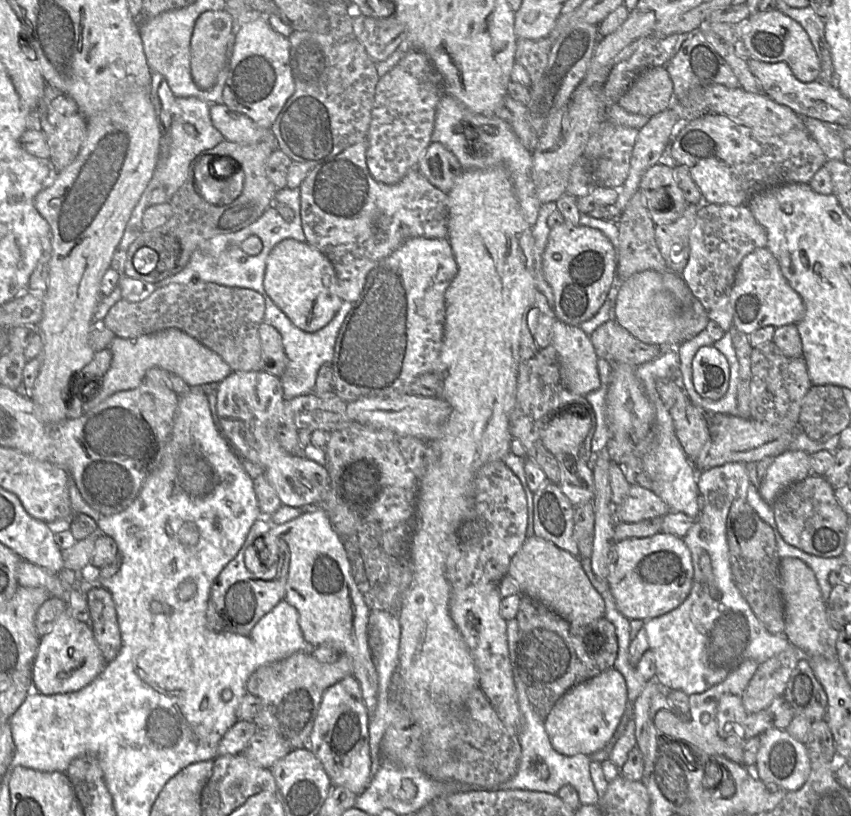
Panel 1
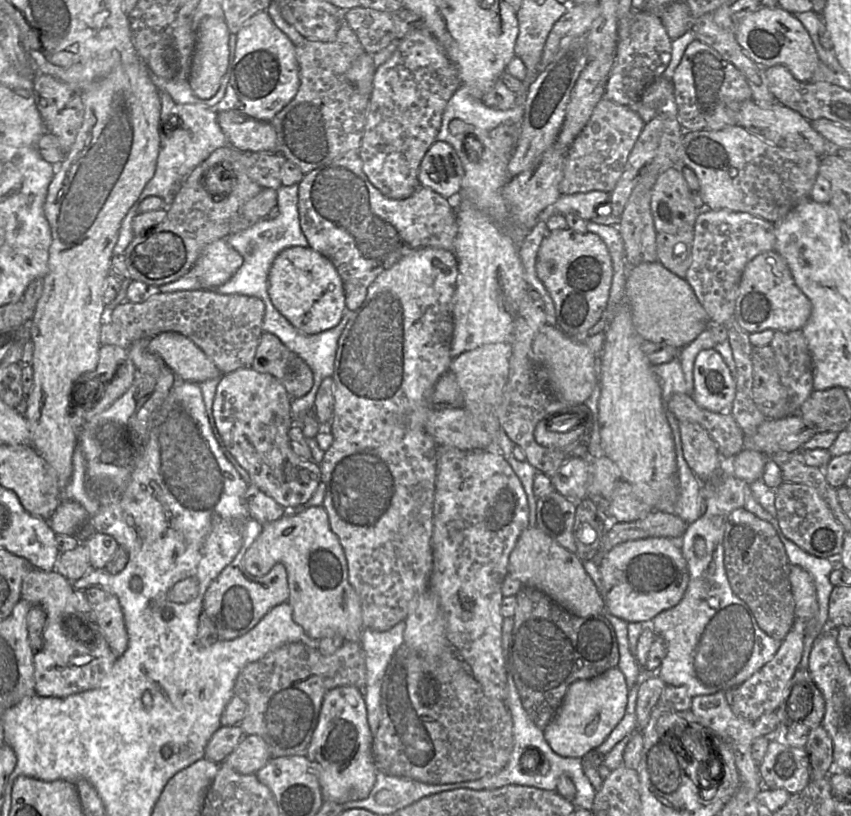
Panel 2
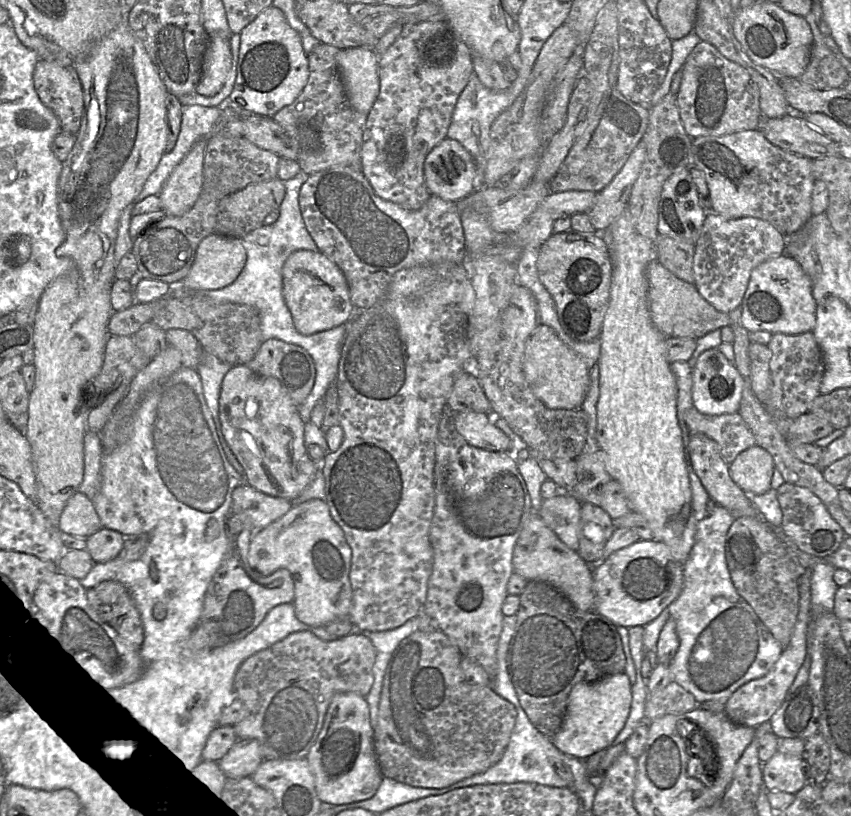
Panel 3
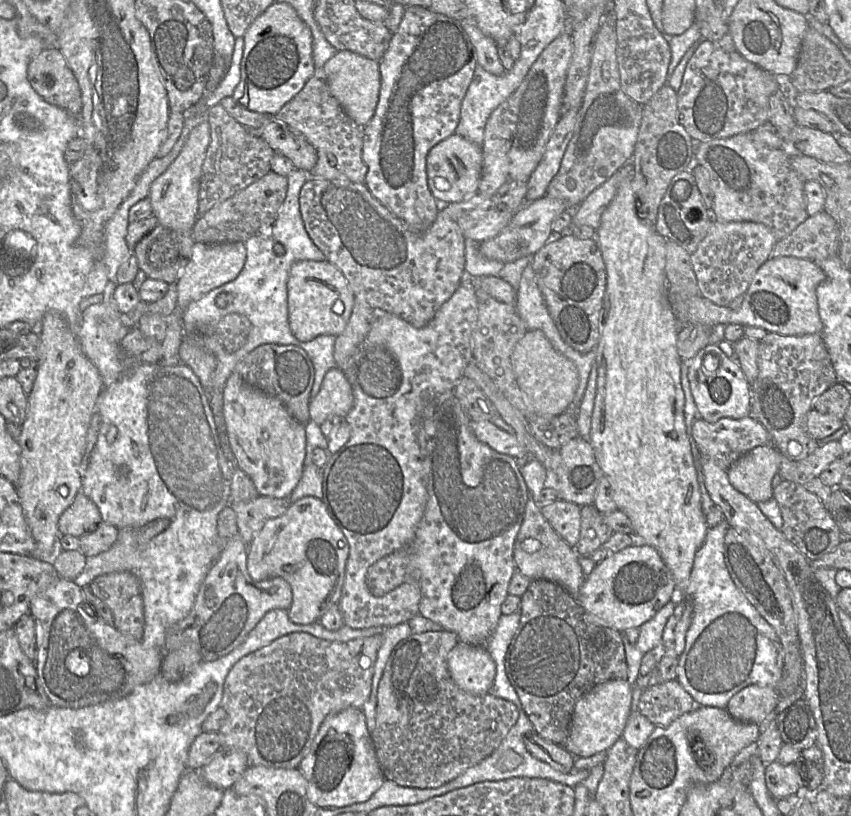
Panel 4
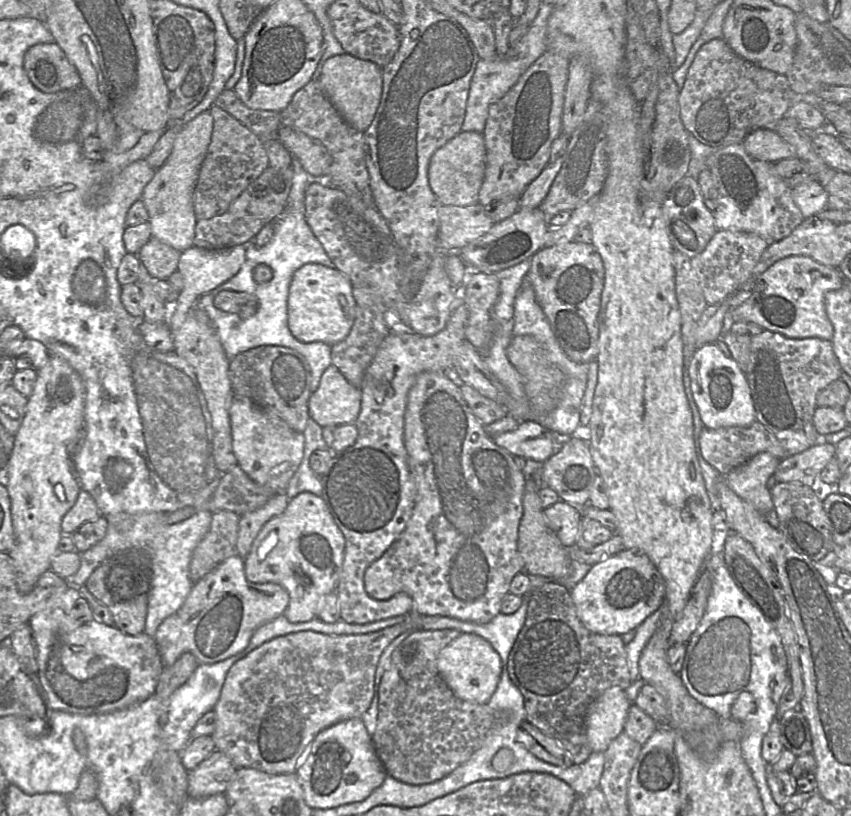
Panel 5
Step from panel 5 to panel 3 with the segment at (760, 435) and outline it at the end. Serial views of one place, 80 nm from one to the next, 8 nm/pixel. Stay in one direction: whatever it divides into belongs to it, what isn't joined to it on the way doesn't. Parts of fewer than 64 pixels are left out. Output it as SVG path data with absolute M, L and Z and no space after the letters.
M691 407L685 412L684 420L690 433L704 434L718 444L727 464L731 464L744 450L756 445L753 433L738 413L706 415Z

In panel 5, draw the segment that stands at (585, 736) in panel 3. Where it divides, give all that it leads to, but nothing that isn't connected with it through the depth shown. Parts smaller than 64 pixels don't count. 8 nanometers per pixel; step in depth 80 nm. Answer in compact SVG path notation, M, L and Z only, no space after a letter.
M619 687L605 690L590 706L585 718L585 731L592 752L604 752L622 732L630 701Z

